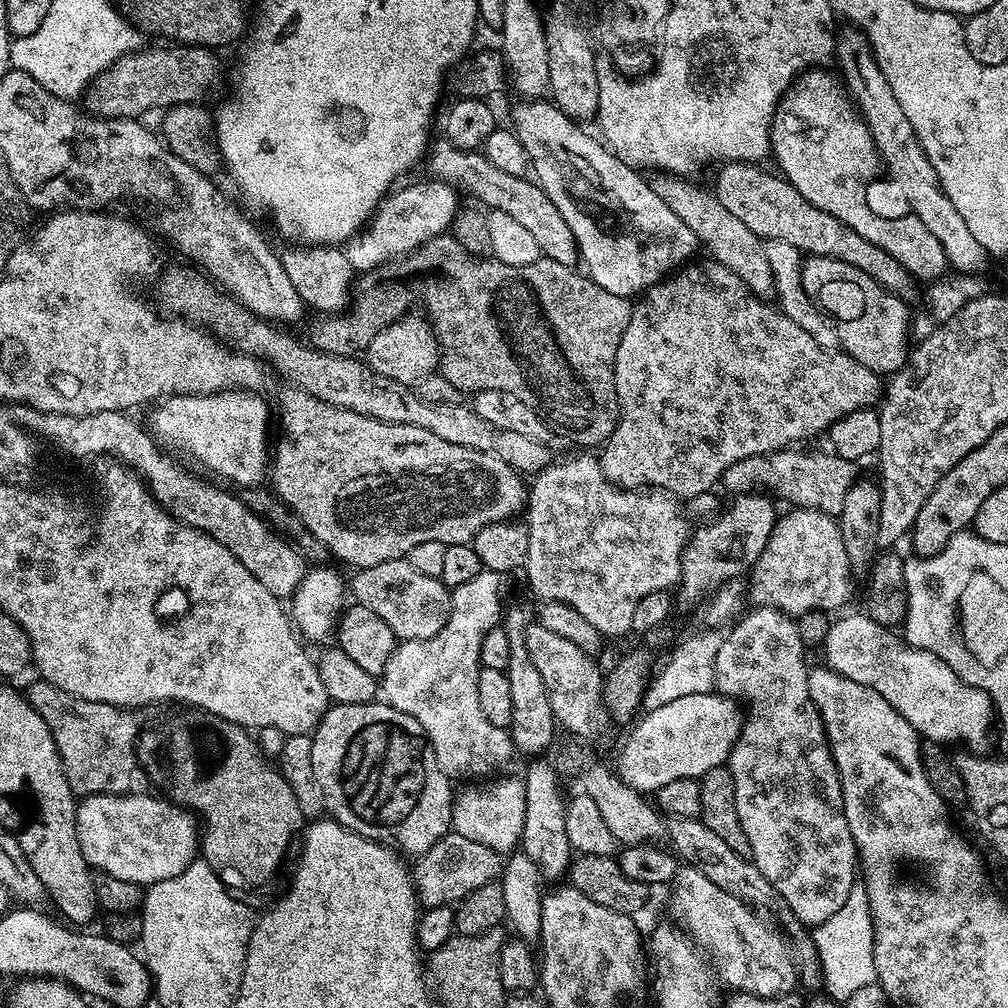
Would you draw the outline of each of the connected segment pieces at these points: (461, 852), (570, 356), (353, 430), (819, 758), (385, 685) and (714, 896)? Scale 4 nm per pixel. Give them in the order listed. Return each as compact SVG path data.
M449 831L434 844L424 856L417 859L413 867L413 884L419 903L426 908L434 908L459 903L478 886L493 883L503 869L501 855L494 849Z
M443 234L440 236L434 237L432 240L425 242L425 244L421 245L420 248L414 249L411 253L406 256L399 257L400 266L398 266L398 270L396 270L396 276L394 276L394 280L392 280L392 276L388 276L390 278L390 282L392 284L374 284L374 282L358 282L354 288L354 295L351 297L351 303L349 308L343 312L336 315L333 315L331 318L322 318L320 322L316 323L310 330L310 338L308 337L309 343L319 349L322 352L335 352L338 356L356 356L357 354L363 353L365 349L367 349L370 341L373 340L374 337L378 335L378 333L383 330L386 325L392 324L395 320L400 320L406 313L408 312L407 308L405 308L404 304L407 304L409 309L415 309L418 304L424 304L423 311L426 313L427 319L430 321L432 330L436 334L436 341L440 343L440 362L438 365L439 375L444 376L446 378L446 382L450 382L460 391L461 394L475 394L477 392L481 392L482 390L502 390L506 394L514 394L514 398L518 398L518 402L526 402L526 406L530 406L536 412L536 415L543 418L553 429L559 430L561 428L562 431L565 432L566 435L569 436L570 439L573 440L576 444L581 444L581 449L584 450L592 450L592 447L603 445L605 440L610 438L610 434L616 428L616 423L620 420L620 399L618 398L618 394L616 393L616 382L614 380L614 362L616 361L616 355L618 354L618 342L622 342L622 334L626 330L626 326L630 322L630 318L632 317L632 309L634 307L633 301L629 299L627 296L619 296L618 294L610 294L610 290L602 290L602 286L598 286L595 284L593 280L588 279L587 275L581 274L580 276L575 271L577 270L575 267L563 264L562 262L554 262L553 260L547 258L541 258L539 260L535 260L534 262L530 262L526 266L510 266L506 262L502 262L501 260L497 260L495 258L477 258L475 256L470 256L465 250L464 247L456 240L455 235L452 234Z
M287 390L280 396L280 441L275 441L274 455L270 460L271 491L279 496L283 504L288 505L297 518L324 544L329 553L333 552L344 564L349 564L352 570L377 566L378 563L390 562L391 559L407 557L414 546L422 542L442 542L443 544L471 544L472 540L486 526L494 522L511 520L519 517L525 511L528 502L529 485L525 477L510 467L502 458L494 458L494 454L486 454L482 450L470 450L466 446L458 446L454 442L446 442L446 438L438 438L438 434L430 434L430 430L418 430L418 426L402 426L375 420L369 416L358 414L354 410L346 410L338 406L330 406L308 392Z
M756 606L753 609L748 617L745 615L743 618L737 619L727 629L722 646L718 650L718 658L714 662L715 691L719 692L721 696L728 696L746 706L744 728L740 731L740 737L734 750L728 756L726 767L734 778L734 806L738 806L738 822L742 822L742 830L746 830L746 838L750 838L751 861L773 884L774 890L783 900L787 909L791 910L803 925L815 926L826 922L826 918L830 918L830 914L838 914L838 910L842 910L842 902L846 902L850 890L858 882L858 853L854 838L850 834L850 826L846 822L840 775L832 757L832 750L828 745L828 735L824 729L822 718L811 700L810 682L808 681L810 667L808 668L807 662L804 661L806 649L802 638L798 638L798 626L795 619L787 612L771 606Z
M487 570L478 574L478 578L470 578L470 582L463 583L462 586L458 586L451 591L451 608L449 618L443 626L442 630L436 634L436 636L430 639L424 639L420 641L401 641L397 643L392 656L386 662L384 671L382 673L382 696L387 703L391 704L393 708L402 710L403 713L410 714L412 717L417 718L418 722L425 731L425 736L429 740L429 744L434 750L436 761L439 764L439 768L447 773L450 778L458 780L458 778L476 778L472 780L478 780L481 778L488 778L496 773L502 766L506 765L511 756L514 756L514 745L512 742L511 733L502 727L496 727L492 722L487 721L484 713L482 713L482 706L479 705L478 697L478 674L482 667L480 663L481 642L484 634L489 632L491 628L497 627L502 620L502 607L500 608L500 595L504 592L504 580L505 577L498 572L489 572Z
M691 866L677 867L670 891L675 919L707 953L719 979L725 980L729 989L755 996L787 996L795 989L798 964L793 949L788 949L785 933L779 927L771 928L755 907L719 889L700 869Z

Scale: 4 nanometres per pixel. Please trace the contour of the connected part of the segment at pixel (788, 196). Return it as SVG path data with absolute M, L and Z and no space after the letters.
M733 160L719 165L716 172L714 191L718 202L735 214L749 230L754 230L760 239L790 242L802 254L808 256L825 256L838 262L846 262L850 266L858 266L862 274L870 274L878 286L892 292L901 300L911 301L912 291L918 287L917 281L901 264L894 262L886 250L874 246L874 242L866 242L858 230L850 230L834 214L826 214L826 210L818 210L818 206L810 206L794 186L775 171L767 172L764 166L756 162Z

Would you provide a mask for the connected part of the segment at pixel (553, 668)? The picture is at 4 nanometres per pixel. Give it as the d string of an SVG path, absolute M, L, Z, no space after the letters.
M539 622L529 623L525 627L524 645L538 674L546 683L557 723L582 738L602 735L608 724L611 725L612 719L604 704L604 674L602 670L600 672L596 664L598 662L576 644L544 628Z

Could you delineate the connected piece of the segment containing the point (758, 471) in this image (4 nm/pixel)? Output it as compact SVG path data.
M791 447L779 452L769 452L766 456L751 456L734 462L724 471L723 487L728 487L732 494L748 494L753 490L767 490L777 501L785 500L788 506L813 508L819 512L825 512L827 516L838 517L846 492L858 479L857 465L853 461L836 455L831 450L825 450L825 452L796 451L795 447Z

